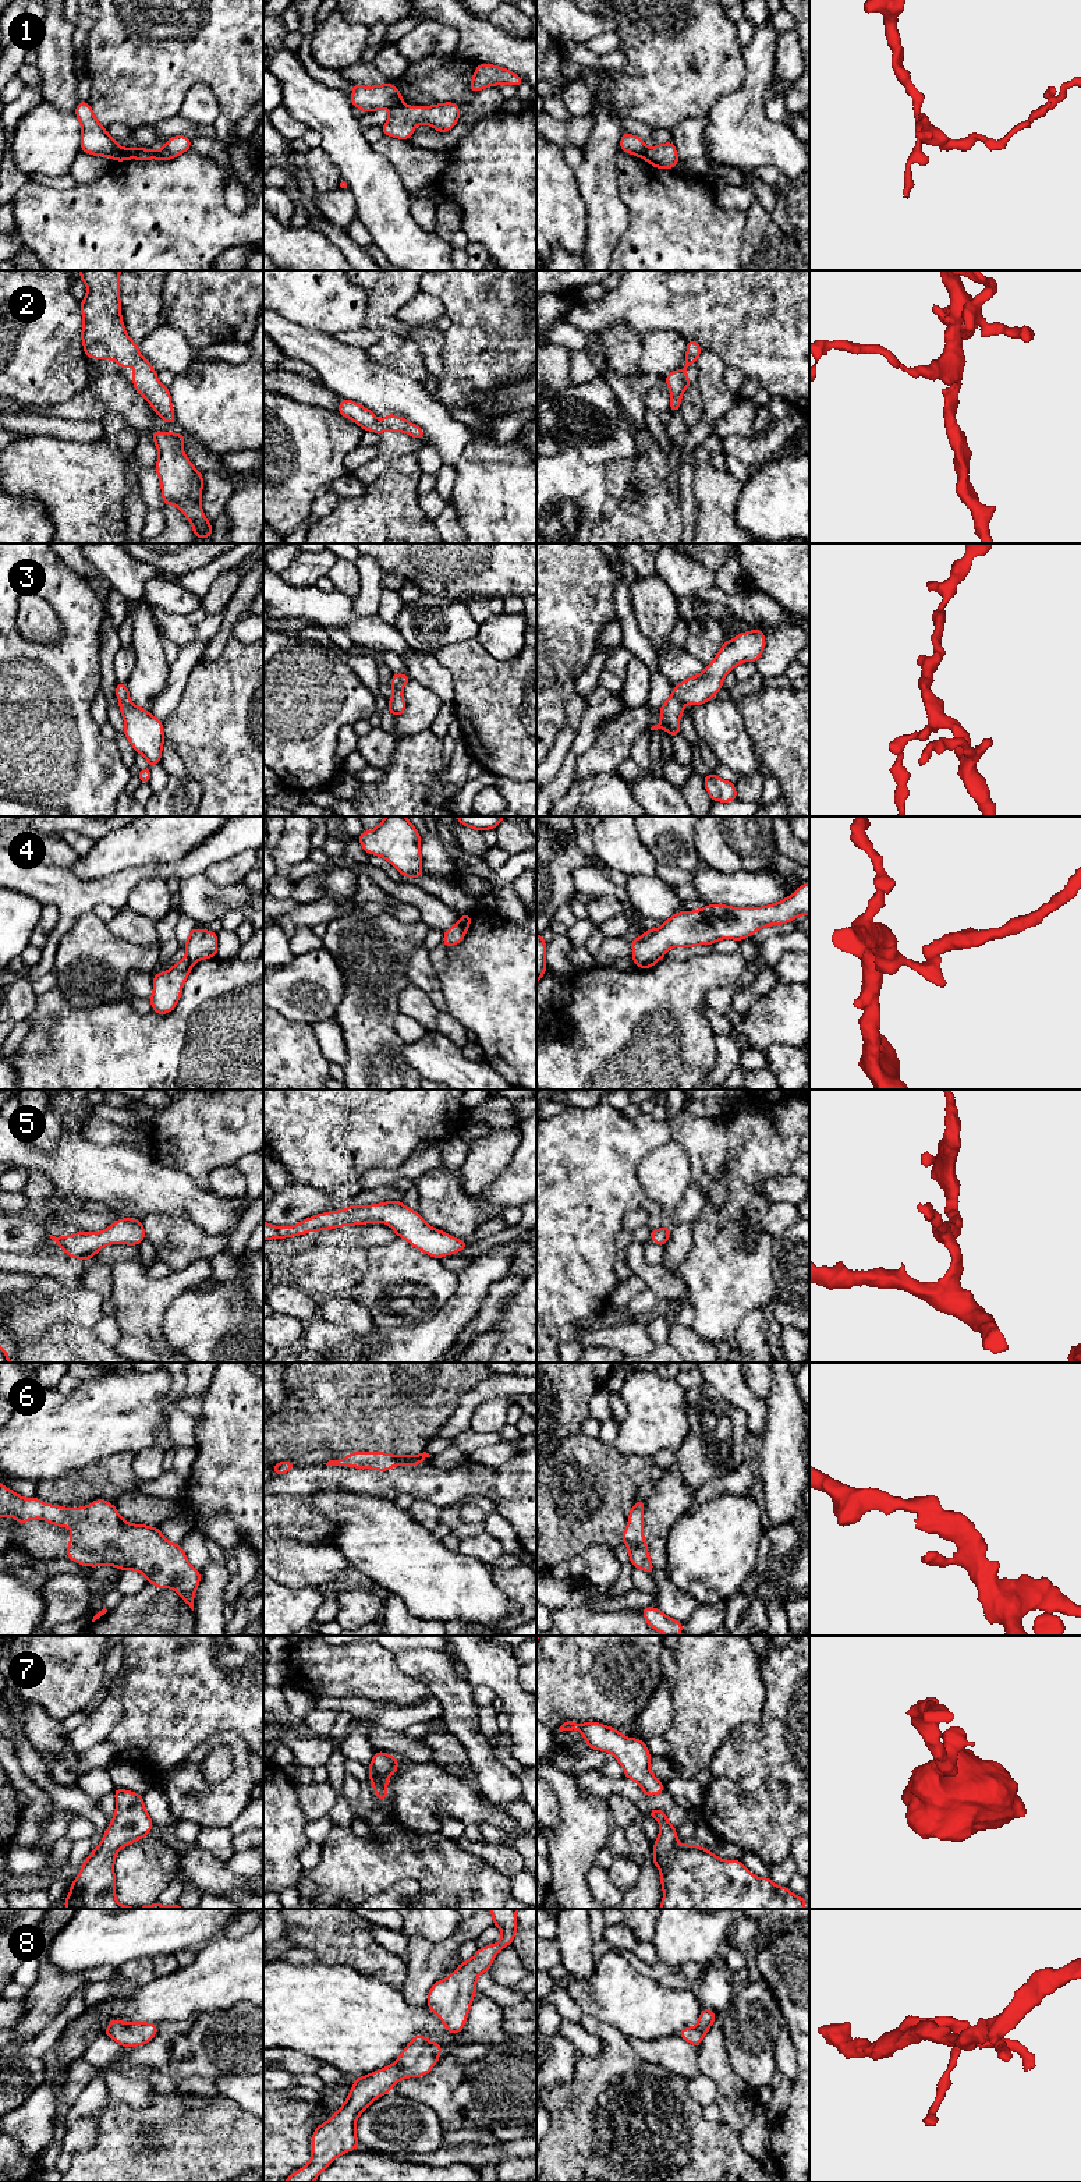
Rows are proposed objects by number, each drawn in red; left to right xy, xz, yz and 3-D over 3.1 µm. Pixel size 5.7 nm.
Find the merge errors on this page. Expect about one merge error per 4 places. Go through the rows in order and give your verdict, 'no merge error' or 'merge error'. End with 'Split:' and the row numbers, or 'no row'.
1: merge error
2: no merge error
3: no merge error
4: merge error
5: no merge error
6: no merge error
7: no merge error
8: no merge error
Split: 1, 4

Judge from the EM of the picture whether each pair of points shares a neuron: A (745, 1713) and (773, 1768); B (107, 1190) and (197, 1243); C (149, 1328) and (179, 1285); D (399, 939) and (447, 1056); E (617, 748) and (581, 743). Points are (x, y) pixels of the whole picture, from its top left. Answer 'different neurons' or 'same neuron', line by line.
A: different neurons
B: different neurons
C: same neuron
D: different neurons
E: different neurons

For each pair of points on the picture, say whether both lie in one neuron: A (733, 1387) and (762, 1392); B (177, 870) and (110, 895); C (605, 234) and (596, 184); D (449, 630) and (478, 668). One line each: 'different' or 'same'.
A: different
B: same
C: same
D: different

